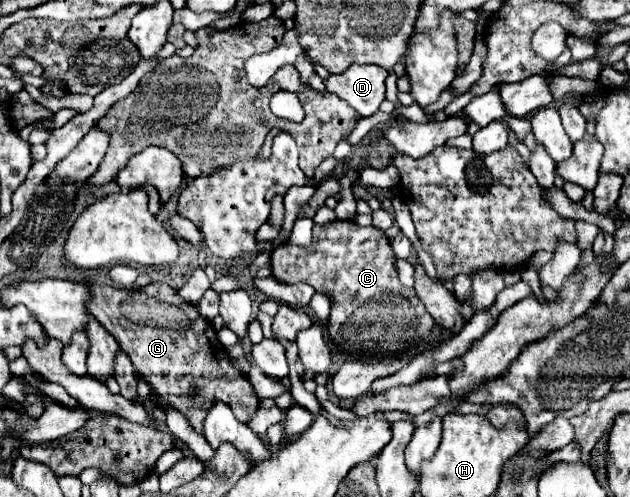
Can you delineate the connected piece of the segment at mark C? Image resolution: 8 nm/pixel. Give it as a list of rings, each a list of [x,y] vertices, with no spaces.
[[[333,220],[329,224],[315,224],[313,226],[313,252],[305,248],[281,244],[271,252],[271,272],[283,284],[297,284],[305,282],[315,288],[315,292],[329,296],[331,312],[327,322],[327,332],[331,342],[349,354],[359,354],[359,346],[369,346],[373,356],[397,356],[399,352],[407,352],[405,348],[417,348],[419,344],[429,340],[431,328],[435,322],[431,314],[425,310],[421,300],[417,298],[413,288],[405,288],[399,282],[395,270],[395,254],[383,230],[375,226],[359,226],[353,220]]]

